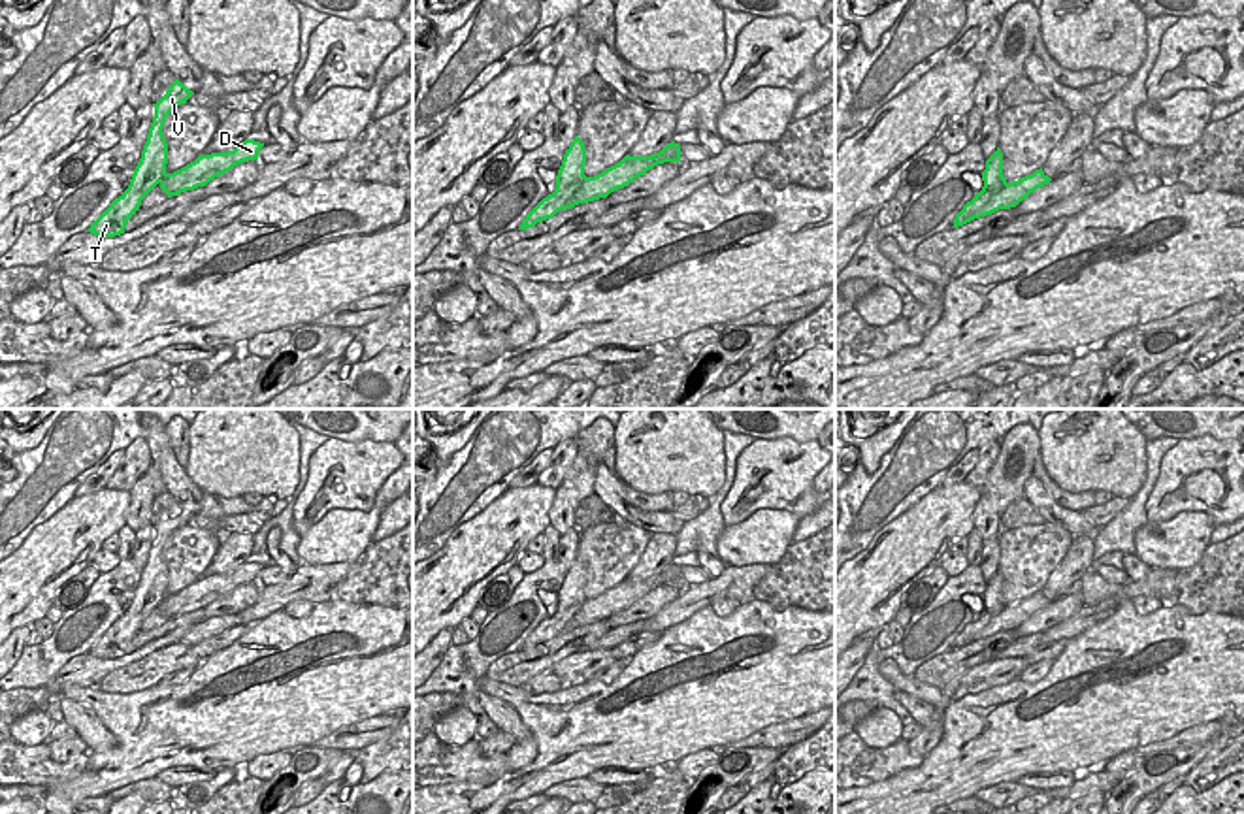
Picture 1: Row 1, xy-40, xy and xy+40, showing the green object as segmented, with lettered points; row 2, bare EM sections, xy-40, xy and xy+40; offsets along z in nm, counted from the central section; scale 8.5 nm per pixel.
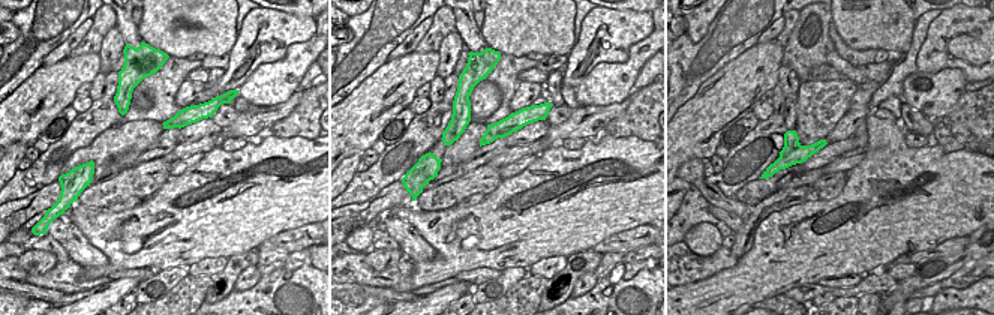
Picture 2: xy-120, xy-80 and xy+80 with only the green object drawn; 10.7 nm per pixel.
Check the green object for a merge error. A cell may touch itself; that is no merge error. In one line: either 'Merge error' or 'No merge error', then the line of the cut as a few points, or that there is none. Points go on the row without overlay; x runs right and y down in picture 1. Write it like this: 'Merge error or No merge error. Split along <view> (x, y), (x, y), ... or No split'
Merge error. Split along xy+40 (1007, 605), (960, 647).

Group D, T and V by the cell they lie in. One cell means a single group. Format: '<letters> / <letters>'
D / T V

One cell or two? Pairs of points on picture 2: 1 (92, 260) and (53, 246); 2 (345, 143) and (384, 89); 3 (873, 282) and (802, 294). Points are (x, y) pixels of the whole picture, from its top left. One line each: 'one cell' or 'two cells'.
1: two cells
2: one cell
3: one cell

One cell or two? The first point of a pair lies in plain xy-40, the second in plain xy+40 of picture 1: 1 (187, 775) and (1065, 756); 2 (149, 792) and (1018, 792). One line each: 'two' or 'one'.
1: two
2: one

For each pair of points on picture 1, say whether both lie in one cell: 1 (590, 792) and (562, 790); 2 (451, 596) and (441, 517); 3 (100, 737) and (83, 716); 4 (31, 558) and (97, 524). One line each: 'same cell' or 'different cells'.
1: same cell
2: different cells
3: same cell
4: same cell

